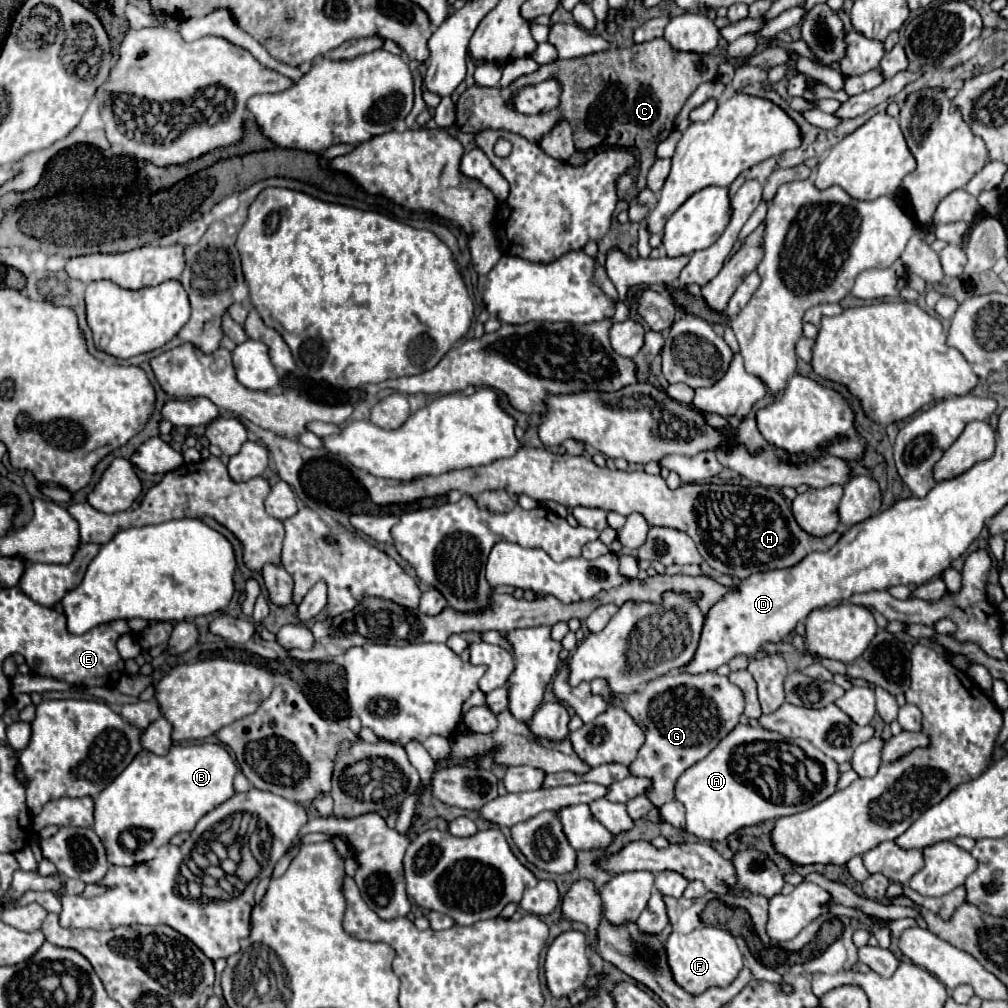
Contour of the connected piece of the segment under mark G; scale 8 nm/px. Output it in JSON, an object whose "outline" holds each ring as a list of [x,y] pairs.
{"outline":[[[678,671],[662,675],[628,695],[624,709],[646,733],[646,743],[630,765],[630,773],[654,781],[648,799],[660,809],[674,799],[676,779],[680,779],[688,767],[704,759],[734,729],[744,711],[744,695],[728,677],[720,677],[714,671],[700,675]]]}

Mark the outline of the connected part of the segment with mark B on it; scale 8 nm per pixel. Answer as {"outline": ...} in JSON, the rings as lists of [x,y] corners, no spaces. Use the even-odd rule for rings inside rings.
{"outline":[[[220,743],[202,745],[172,745],[168,755],[158,757],[150,751],[140,751],[136,759],[94,799],[94,831],[106,847],[106,857],[112,865],[134,865],[154,857],[156,849],[166,845],[176,833],[192,833],[196,823],[216,809],[220,803],[228,801],[234,791],[234,777],[238,773],[236,761]]]}

